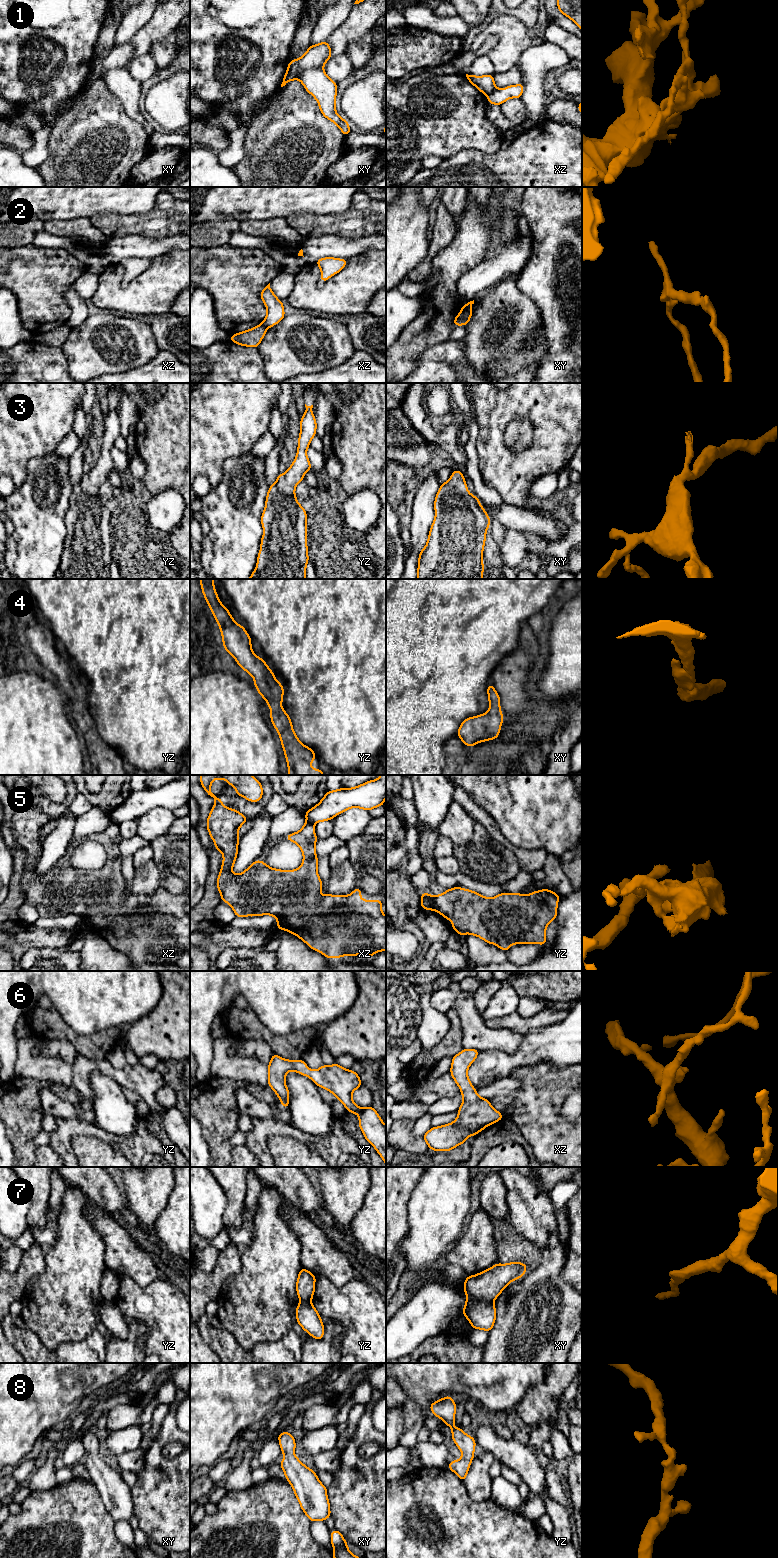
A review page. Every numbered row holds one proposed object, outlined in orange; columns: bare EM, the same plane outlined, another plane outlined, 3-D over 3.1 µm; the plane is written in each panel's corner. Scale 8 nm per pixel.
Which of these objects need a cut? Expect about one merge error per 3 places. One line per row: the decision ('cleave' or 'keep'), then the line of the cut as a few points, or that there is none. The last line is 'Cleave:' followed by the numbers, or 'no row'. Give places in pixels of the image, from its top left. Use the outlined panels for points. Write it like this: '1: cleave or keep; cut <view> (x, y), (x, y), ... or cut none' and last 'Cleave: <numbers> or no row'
1: cleave; cut xy (322, 67), (303, 70), (296, 78)
2: cleave; cut xy (459, 313), (459, 322), (461, 324)
3: keep; cut none
4: keep; cut none
5: cleave; cut yz (432, 897), (433, 909)
6: keep; cut none
7: cleave; cut xy (467, 1296), (473, 1299), (484, 1299), (492, 1302)
8: keep; cut none
Cleave: 1, 2, 5, 7

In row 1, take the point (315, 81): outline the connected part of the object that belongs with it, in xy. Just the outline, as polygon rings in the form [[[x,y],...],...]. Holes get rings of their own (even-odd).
[[[323,68],[303,71],[297,76],[297,80],[300,80],[306,91],[317,100],[323,116],[335,123],[344,136],[347,136],[351,132],[348,121],[336,112],[337,83],[327,76]]]

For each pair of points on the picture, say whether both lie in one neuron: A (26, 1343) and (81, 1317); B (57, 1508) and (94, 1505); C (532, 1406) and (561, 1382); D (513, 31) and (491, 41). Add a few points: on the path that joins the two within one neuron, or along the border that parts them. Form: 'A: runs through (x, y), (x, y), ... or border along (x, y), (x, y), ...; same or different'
A: border along (23, 1319), (41, 1342), (53, 1352); different
B: runs through (66, 1508), (85, 1506); same
C: runs through (539, 1401), (554, 1386); same
D: border along (498, 37), (490, 35), (477, 50); different

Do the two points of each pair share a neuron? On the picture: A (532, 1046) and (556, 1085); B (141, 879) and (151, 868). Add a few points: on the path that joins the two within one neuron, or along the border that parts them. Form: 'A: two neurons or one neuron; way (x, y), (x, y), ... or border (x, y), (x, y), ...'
A: two neurons; border (565, 1066), (554, 1067), (539, 1062), (519, 1067)
B: one neuron; way (144, 876), (149, 871)

